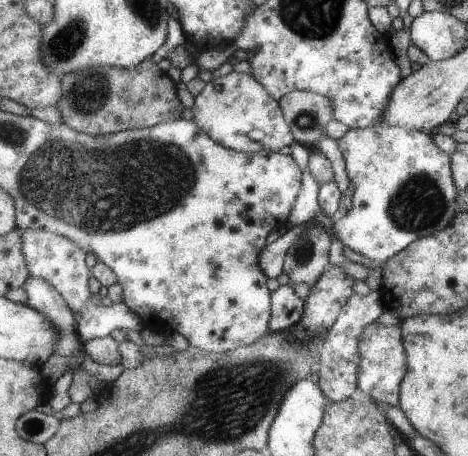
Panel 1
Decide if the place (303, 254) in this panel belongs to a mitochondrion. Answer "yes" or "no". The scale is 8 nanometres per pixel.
yes

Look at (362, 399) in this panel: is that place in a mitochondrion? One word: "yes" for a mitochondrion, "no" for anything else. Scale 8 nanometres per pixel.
no

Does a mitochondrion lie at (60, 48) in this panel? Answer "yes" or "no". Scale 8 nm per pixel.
yes

